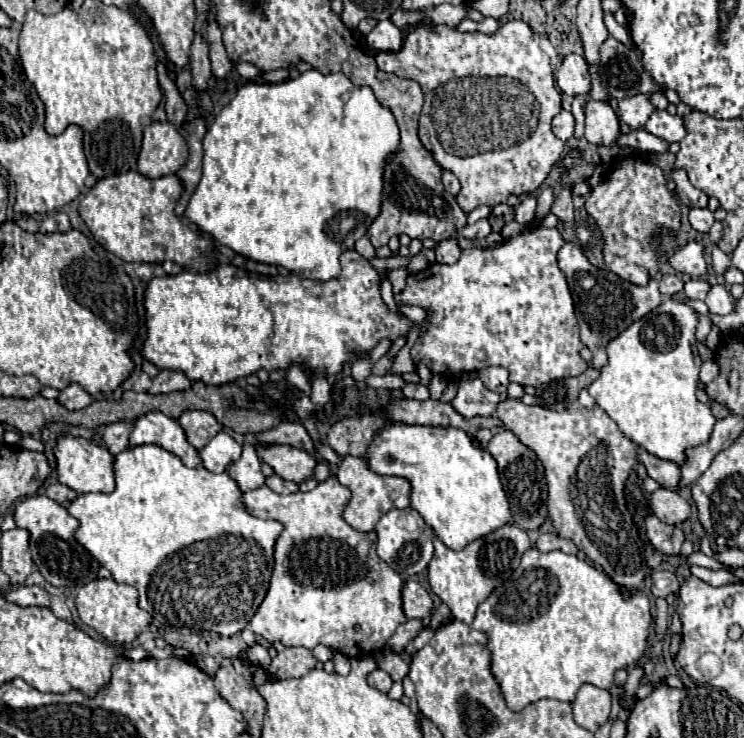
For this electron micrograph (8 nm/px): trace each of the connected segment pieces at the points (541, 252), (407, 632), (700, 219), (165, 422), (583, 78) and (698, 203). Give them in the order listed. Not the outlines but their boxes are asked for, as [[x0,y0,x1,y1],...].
[[395,225,587,385],[387,619,423,653],[689,209,715,233],[129,413,201,467],[557,55,591,97],[671,171,707,207]]

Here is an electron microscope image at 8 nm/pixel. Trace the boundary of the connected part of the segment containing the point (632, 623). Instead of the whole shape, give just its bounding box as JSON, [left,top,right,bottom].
[471,547,651,711]

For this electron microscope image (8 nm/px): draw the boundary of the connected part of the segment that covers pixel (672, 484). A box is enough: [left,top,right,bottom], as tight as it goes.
[637,447,679,489]

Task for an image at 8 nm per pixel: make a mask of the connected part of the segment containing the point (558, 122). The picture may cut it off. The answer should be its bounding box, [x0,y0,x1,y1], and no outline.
[553,111,575,141]

